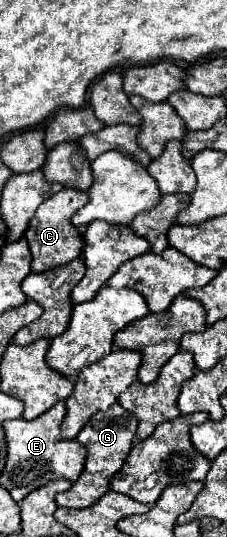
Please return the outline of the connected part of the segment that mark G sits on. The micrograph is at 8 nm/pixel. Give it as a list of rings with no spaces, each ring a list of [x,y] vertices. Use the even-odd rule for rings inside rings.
[[[113,404],[105,412],[97,412],[85,424],[85,428],[77,436],[77,442],[81,442],[89,452],[87,462],[85,462],[85,470],[79,476],[79,480],[75,480],[73,486],[67,492],[61,492],[61,494],[55,496],[57,506],[63,506],[63,508],[87,508],[87,506],[95,504],[109,490],[111,478],[121,470],[121,466],[123,466],[131,446],[133,446],[137,424],[139,424],[137,418],[133,414],[129,414],[119,404]]]

